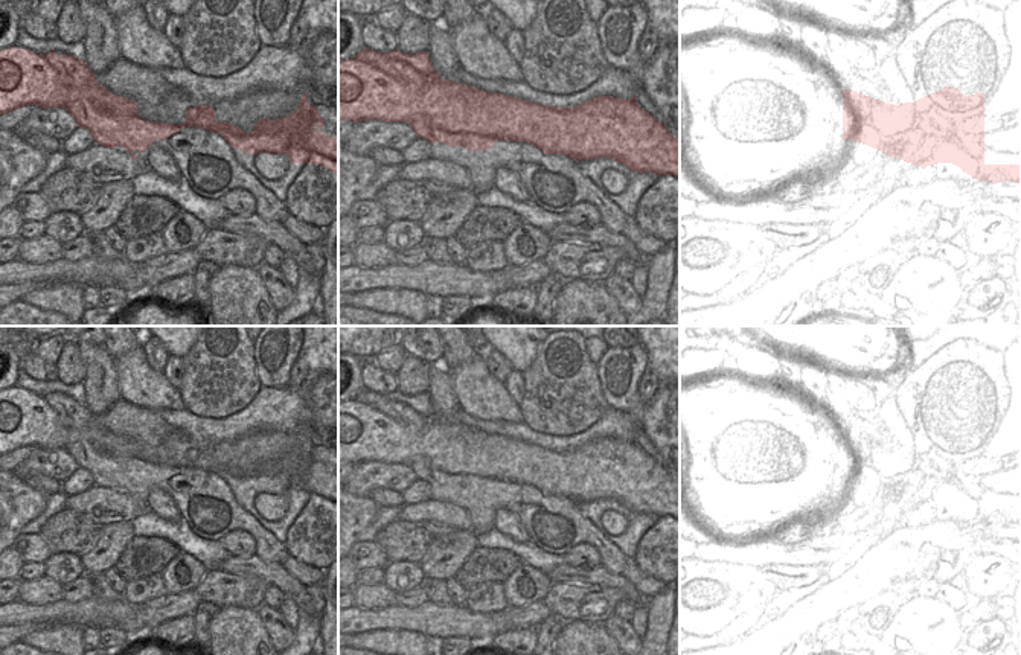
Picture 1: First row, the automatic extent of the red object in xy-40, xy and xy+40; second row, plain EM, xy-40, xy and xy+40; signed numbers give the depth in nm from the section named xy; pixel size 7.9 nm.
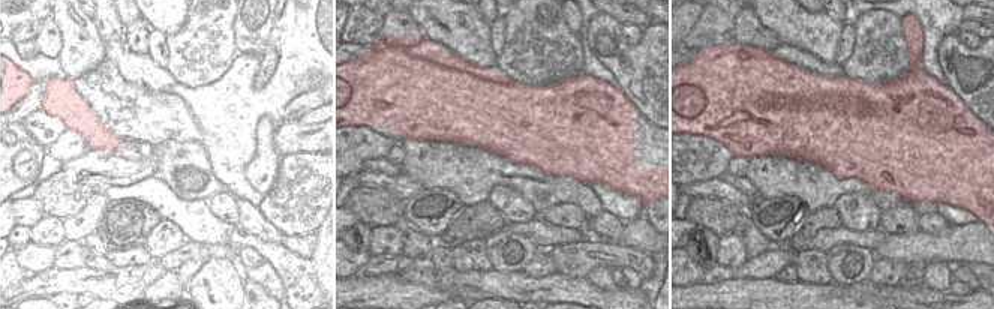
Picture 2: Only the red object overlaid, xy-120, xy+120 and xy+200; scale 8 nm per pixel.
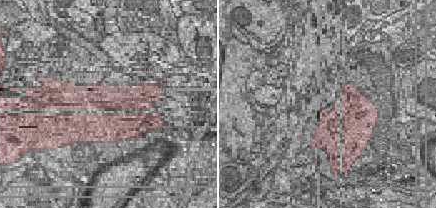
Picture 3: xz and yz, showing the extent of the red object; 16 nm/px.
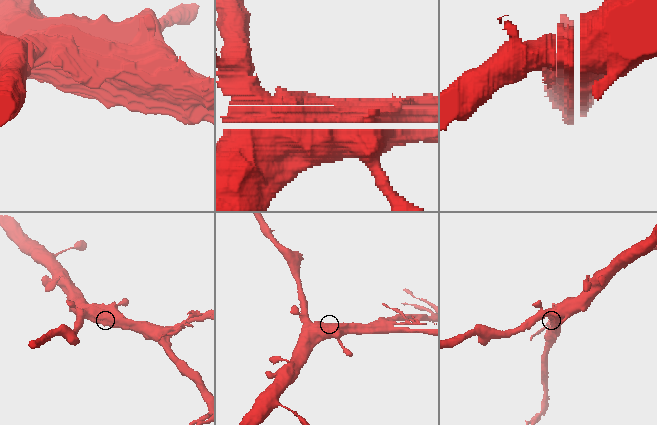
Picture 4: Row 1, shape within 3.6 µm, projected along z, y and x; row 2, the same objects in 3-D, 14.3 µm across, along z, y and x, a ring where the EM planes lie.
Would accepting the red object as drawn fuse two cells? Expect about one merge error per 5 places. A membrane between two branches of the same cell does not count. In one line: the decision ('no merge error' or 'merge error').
no merge error

